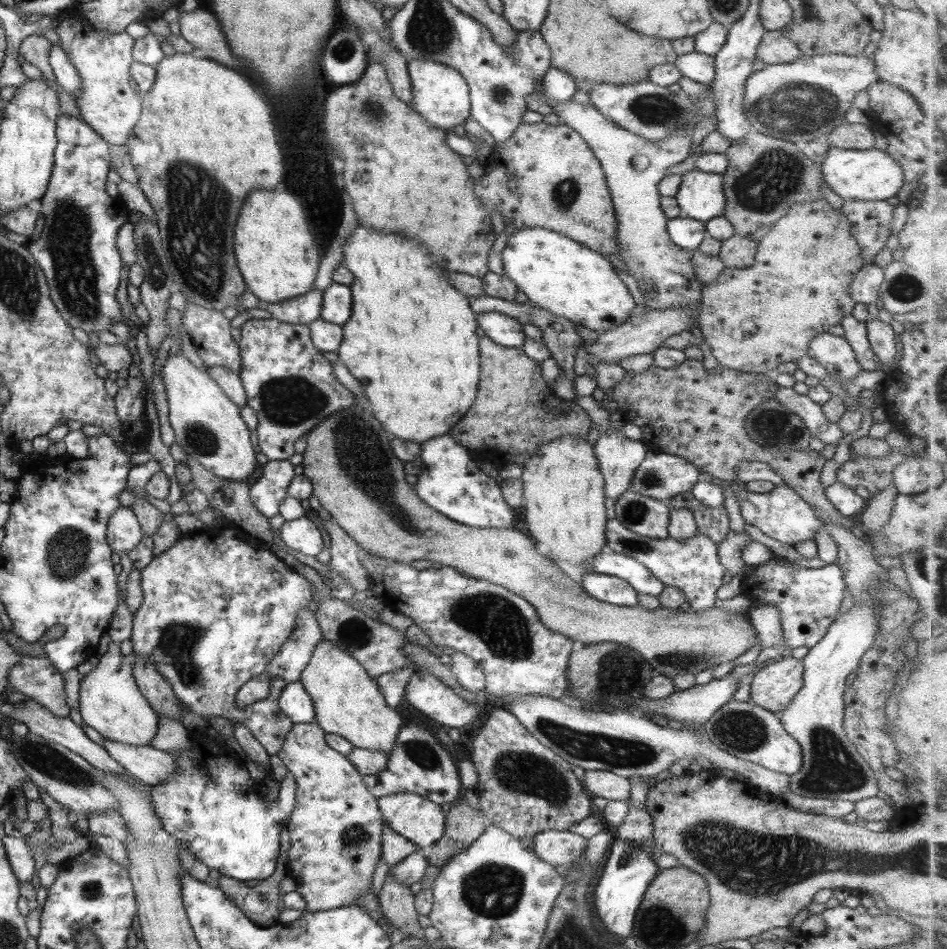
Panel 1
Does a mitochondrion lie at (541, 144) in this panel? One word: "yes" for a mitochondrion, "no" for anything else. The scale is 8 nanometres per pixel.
no

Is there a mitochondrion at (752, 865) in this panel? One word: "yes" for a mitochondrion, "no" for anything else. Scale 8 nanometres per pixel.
yes

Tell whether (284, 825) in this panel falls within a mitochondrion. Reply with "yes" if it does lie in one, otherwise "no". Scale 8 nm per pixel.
no

